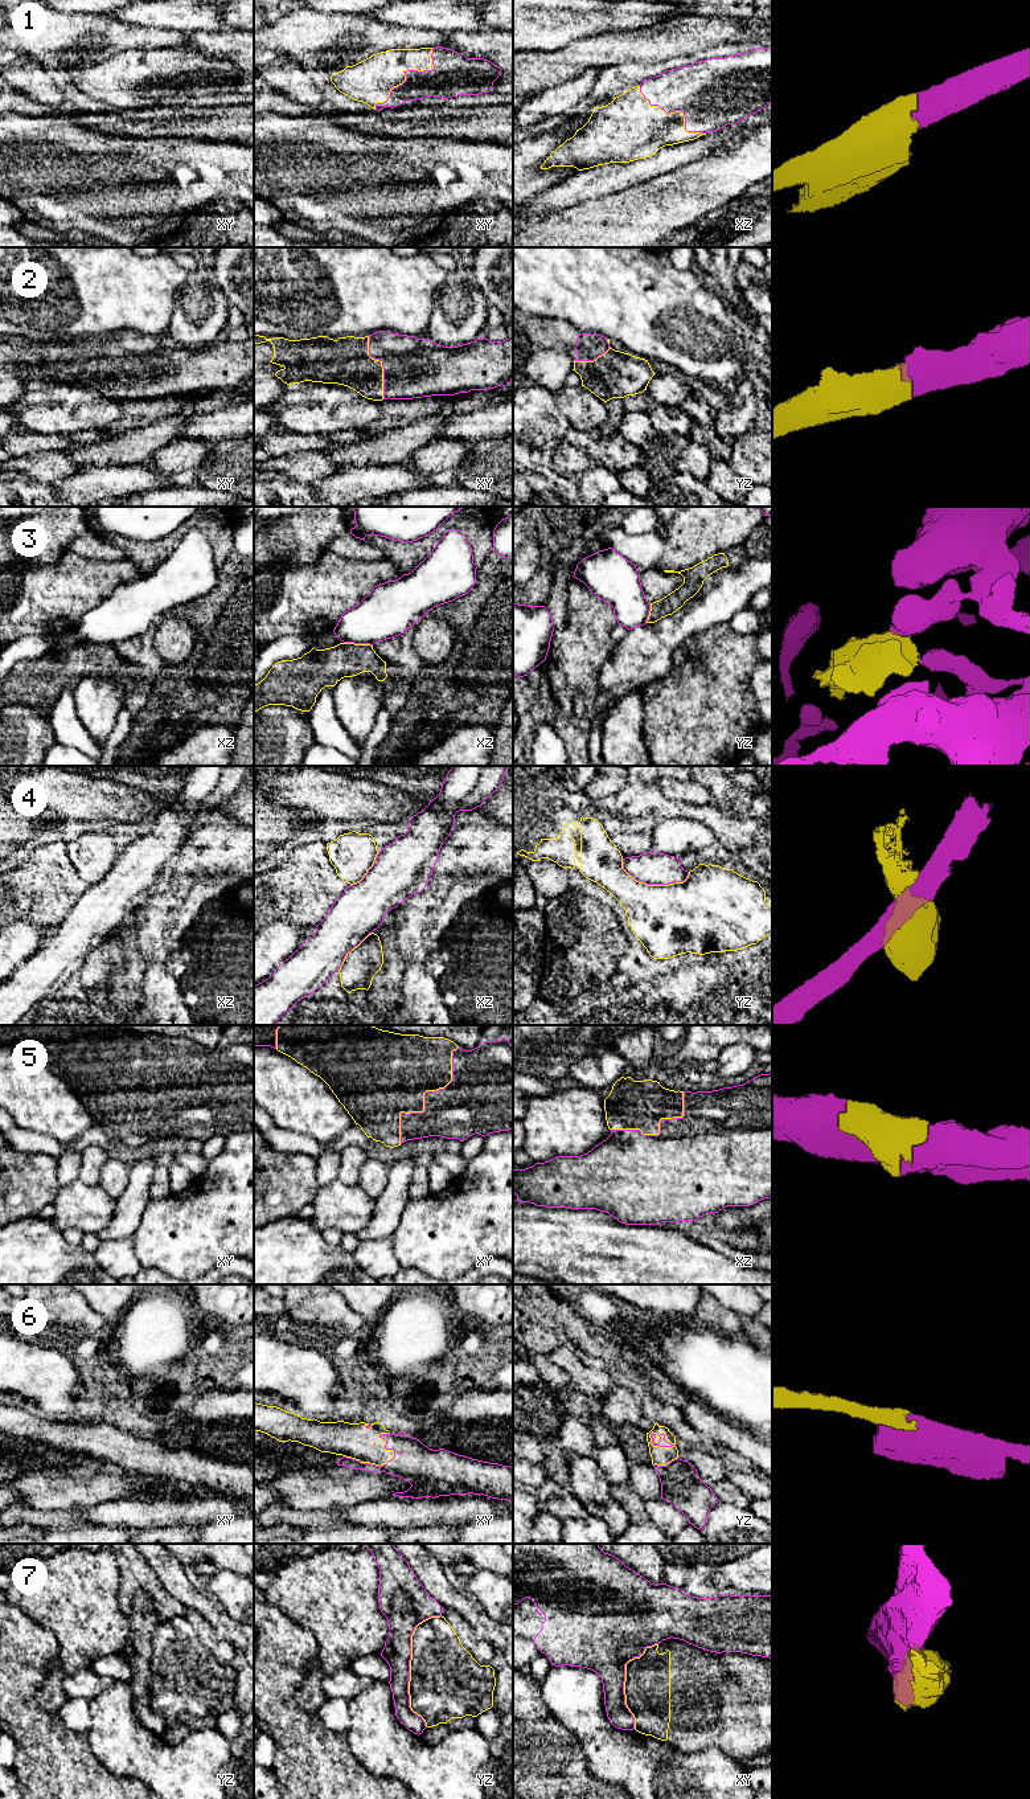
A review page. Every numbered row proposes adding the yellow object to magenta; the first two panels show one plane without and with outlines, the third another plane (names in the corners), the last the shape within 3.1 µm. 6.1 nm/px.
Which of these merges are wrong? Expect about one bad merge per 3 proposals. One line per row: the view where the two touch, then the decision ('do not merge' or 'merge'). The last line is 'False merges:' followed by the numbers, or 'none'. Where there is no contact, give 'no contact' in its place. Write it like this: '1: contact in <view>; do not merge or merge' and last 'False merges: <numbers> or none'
1: contact in xy; merge
2: contact in xy; merge
3: contact in xz; do not merge
4: contact in yz; do not merge
5: contact in xy; merge
6: contact in xy; merge
7: contact in yz; do not merge
False merges: 3, 4, 7

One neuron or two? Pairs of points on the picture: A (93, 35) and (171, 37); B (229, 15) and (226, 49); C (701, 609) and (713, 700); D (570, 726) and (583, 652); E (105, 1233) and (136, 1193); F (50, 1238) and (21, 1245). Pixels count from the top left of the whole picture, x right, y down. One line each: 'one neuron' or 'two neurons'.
A: one neuron
B: two neurons
C: two neurons
D: one neuron
E: one neuron
F: one neuron

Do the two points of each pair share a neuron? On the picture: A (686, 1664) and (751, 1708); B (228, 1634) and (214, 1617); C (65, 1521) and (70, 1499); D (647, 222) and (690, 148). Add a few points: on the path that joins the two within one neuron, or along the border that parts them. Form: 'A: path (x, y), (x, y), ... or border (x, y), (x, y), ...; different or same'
A: path (702, 1671), (718, 1675), (735, 1692); same
B: path (224, 1630), (216, 1621); same
C: border (37, 1508), (81, 1511); different
D: border (709, 154), (651, 177); different

